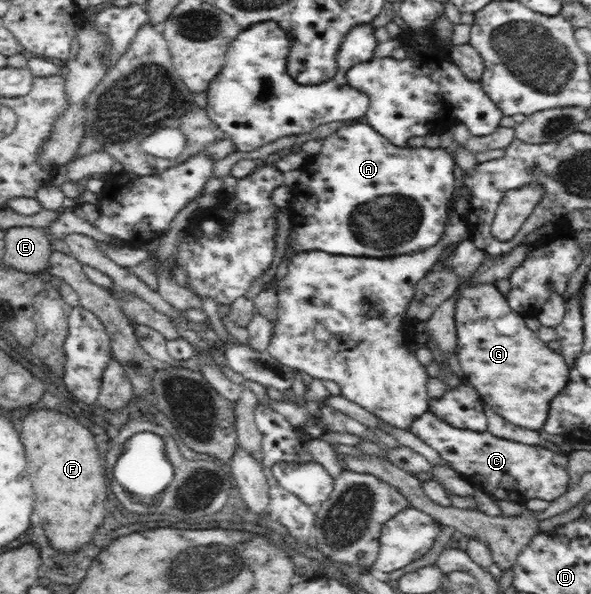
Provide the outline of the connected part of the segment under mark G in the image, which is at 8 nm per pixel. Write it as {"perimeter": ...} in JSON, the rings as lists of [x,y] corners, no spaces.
{"perimeter":[[[496,284],[463,285],[459,300],[455,303],[454,315],[457,334],[457,358],[466,380],[480,394],[484,405],[491,408],[507,422],[525,430],[541,431],[549,417],[550,404],[565,388],[570,366],[561,353],[547,348],[536,332],[529,330],[523,316],[514,311],[506,297],[497,290]]]}

